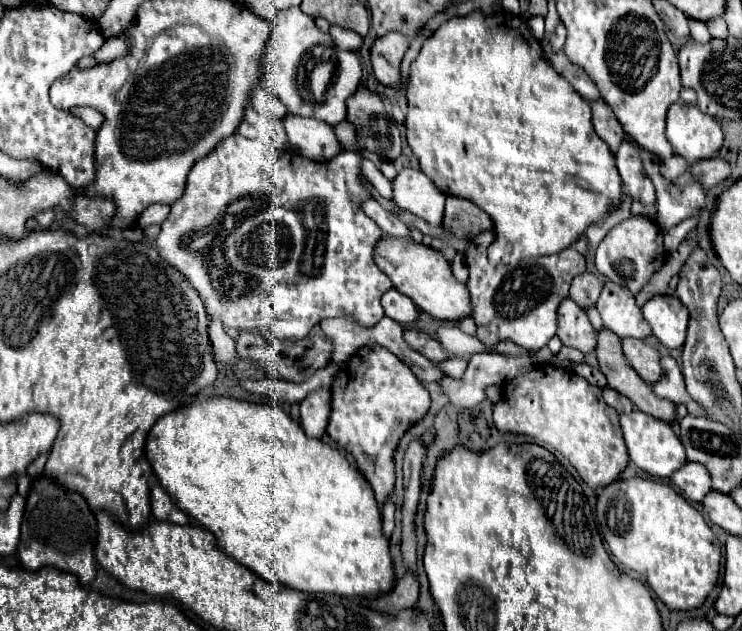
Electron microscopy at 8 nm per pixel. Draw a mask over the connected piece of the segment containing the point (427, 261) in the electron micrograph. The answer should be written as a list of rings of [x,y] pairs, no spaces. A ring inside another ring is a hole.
[[[383,234],[375,246],[375,262],[389,276],[393,286],[401,294],[409,296],[415,302],[415,306],[421,308],[423,312],[439,320],[451,320],[451,322],[471,314],[469,292],[465,284],[453,278],[451,266],[441,252],[423,244],[413,244],[411,238],[393,238],[389,234]]]

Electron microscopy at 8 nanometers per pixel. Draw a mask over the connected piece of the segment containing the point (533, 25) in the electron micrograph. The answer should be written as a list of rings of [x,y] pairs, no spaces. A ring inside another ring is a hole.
[[[533,16],[528,20],[527,25],[536,39],[541,40],[544,37],[545,20],[543,16]]]

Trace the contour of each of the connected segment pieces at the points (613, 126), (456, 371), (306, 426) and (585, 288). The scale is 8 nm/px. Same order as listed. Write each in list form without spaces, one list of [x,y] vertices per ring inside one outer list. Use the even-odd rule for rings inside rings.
[[[593,102],[591,110],[593,110],[595,132],[599,134],[599,138],[603,138],[607,142],[607,146],[615,154],[619,150],[621,142],[625,140],[625,132],[621,130],[621,124],[617,122],[613,110],[603,102]]]
[[[449,358],[449,362],[435,362],[437,368],[441,368],[451,378],[461,378],[467,368],[467,360],[463,358]]]
[[[321,390],[301,402],[301,426],[311,438],[321,438],[331,414],[331,392]]]
[[[585,272],[585,274],[579,274],[577,278],[573,278],[569,298],[575,300],[581,308],[585,308],[585,306],[597,302],[601,288],[603,288],[603,280],[599,280],[597,276]]]

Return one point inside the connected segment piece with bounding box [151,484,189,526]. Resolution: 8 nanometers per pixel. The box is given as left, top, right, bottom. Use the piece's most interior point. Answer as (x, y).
(163, 509)

